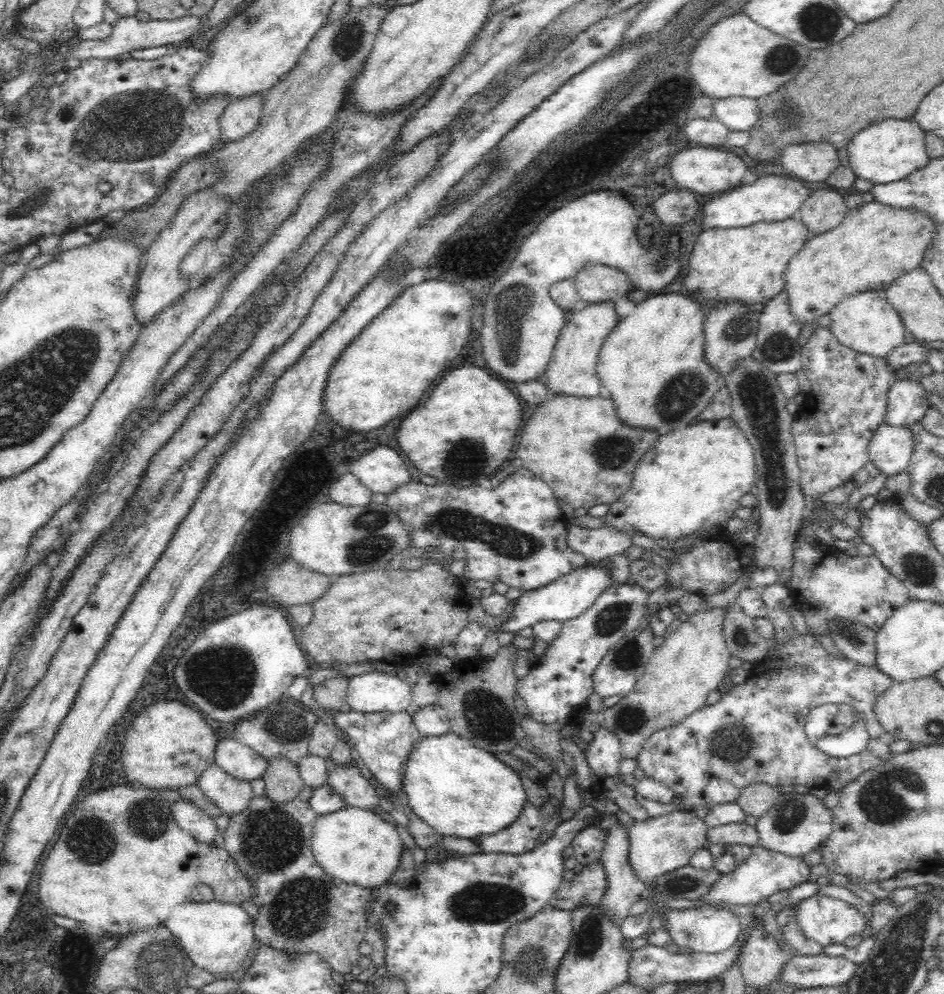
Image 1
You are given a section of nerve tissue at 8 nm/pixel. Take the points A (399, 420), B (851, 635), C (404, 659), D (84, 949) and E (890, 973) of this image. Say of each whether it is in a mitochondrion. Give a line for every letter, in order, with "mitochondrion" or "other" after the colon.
A: other
B: mitochondrion
C: other
D: other
E: mitochondrion

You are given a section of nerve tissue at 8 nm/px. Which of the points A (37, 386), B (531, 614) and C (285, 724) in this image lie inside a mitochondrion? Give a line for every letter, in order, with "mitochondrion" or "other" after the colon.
A: mitochondrion
B: other
C: mitochondrion

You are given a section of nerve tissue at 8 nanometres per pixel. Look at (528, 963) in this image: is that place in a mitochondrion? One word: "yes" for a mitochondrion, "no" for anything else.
yes

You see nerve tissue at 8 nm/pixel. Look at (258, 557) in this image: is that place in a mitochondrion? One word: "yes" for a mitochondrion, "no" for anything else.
no

